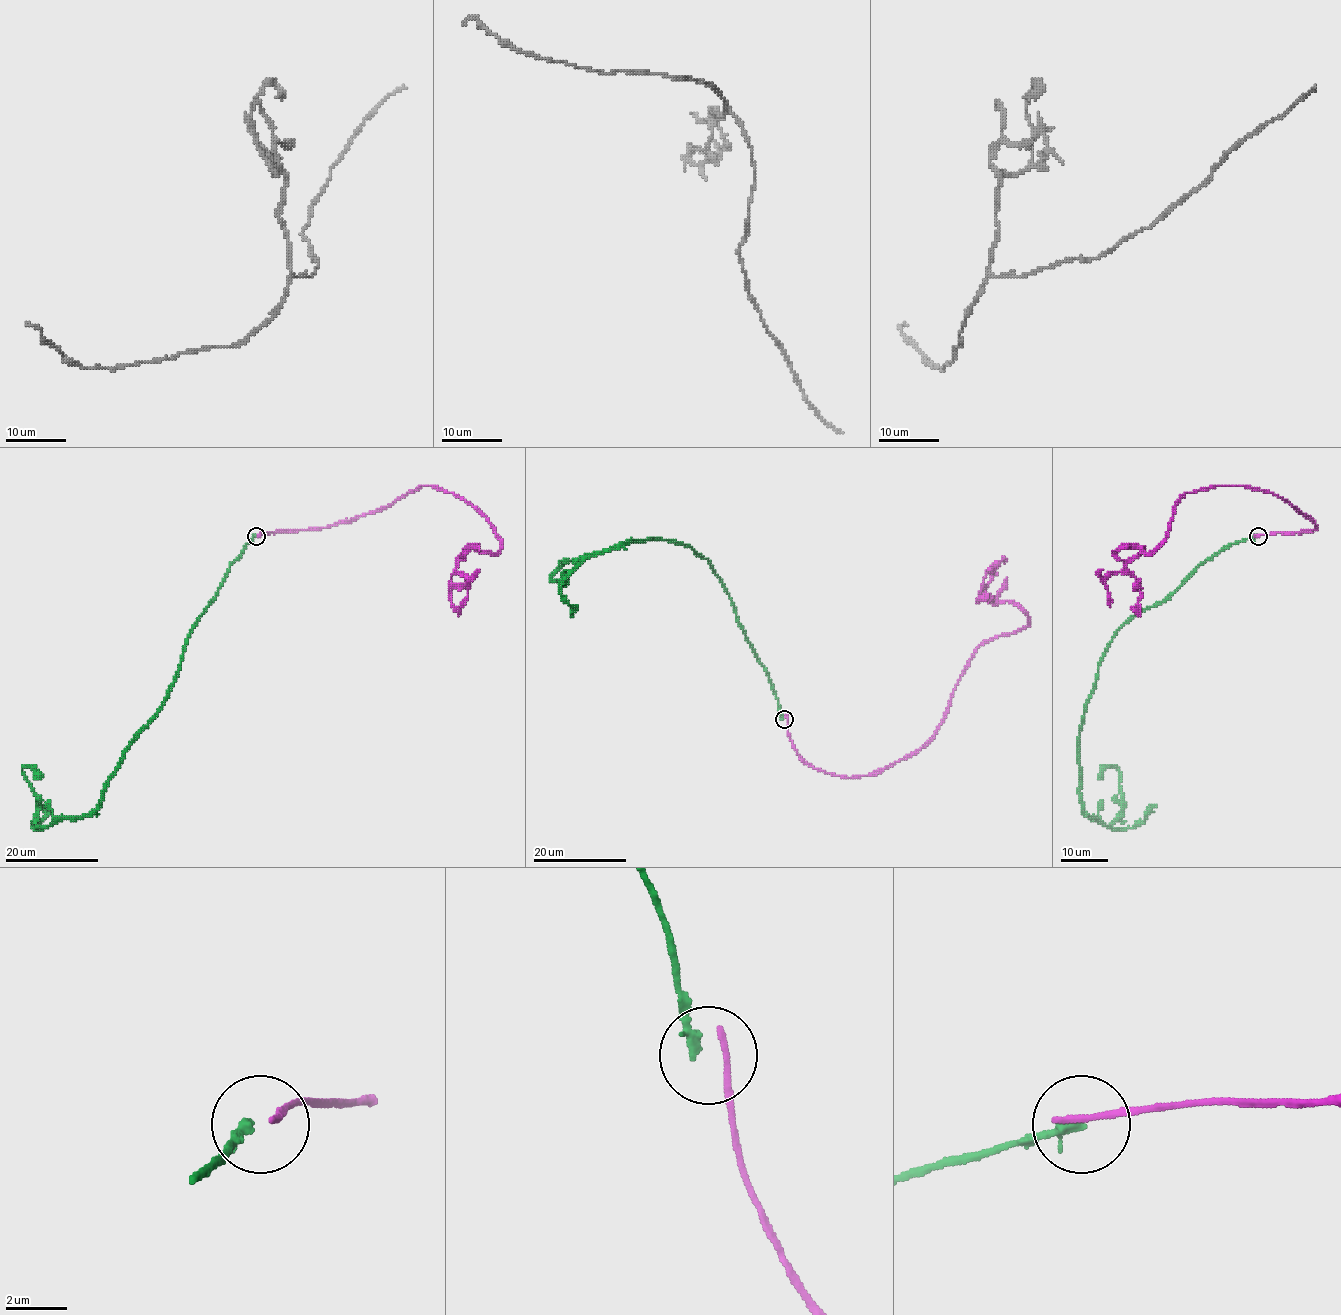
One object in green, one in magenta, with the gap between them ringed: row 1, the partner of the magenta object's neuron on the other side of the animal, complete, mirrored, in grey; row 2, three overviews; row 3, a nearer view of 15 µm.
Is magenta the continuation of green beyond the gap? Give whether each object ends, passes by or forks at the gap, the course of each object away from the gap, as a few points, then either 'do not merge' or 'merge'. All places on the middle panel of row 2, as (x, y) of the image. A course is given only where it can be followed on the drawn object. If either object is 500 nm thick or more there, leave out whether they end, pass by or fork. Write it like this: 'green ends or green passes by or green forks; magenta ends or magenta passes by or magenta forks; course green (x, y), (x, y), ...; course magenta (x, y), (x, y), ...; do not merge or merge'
green passes by; magenta ends; course green (783, 718), (727, 590), (690, 546), (630, 540), (587, 554), (563, 572), (565, 583), (550, 579), (569, 559); course magenta (786, 718), (791, 744), (826, 772), (878, 773), (910, 757), (978, 648), (1028, 623), (984, 586), (986, 601); do not merge

